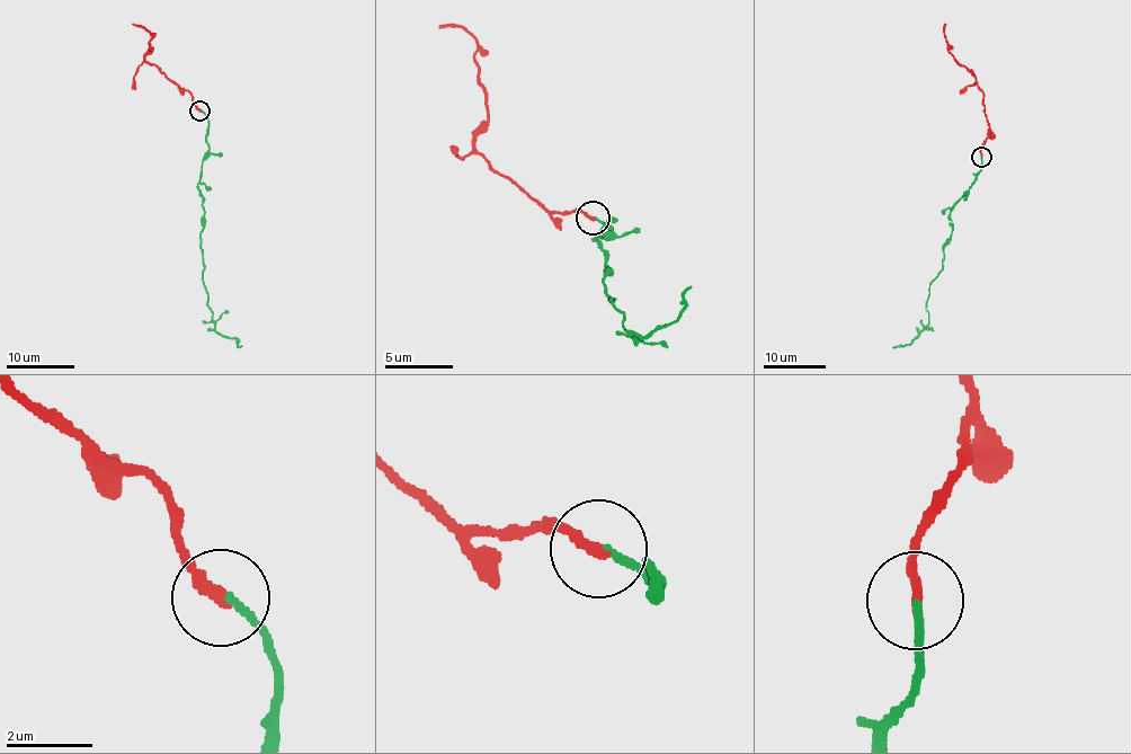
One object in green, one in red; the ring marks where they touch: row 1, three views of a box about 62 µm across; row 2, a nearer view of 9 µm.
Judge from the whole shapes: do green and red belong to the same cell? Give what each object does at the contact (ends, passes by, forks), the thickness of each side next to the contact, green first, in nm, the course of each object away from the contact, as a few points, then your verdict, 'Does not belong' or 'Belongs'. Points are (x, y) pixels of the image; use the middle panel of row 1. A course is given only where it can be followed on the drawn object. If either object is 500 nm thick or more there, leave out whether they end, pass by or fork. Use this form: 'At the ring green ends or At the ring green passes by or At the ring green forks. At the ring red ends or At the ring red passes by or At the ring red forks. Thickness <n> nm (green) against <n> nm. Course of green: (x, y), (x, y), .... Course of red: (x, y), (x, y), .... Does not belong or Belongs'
At the ring green ends. At the ring red ends. Thickness 170 nm (green) against 240 nm. Course of green: (595, 216), (614, 239), (594, 240), (611, 275), (609, 302), (623, 311), (637, 343), (678, 315), (692, 286). Course of red: (591, 216), (577, 209), (552, 211), (477, 150), (475, 138), (488, 117), (477, 42), (459, 27), (438, 27). Belongs

